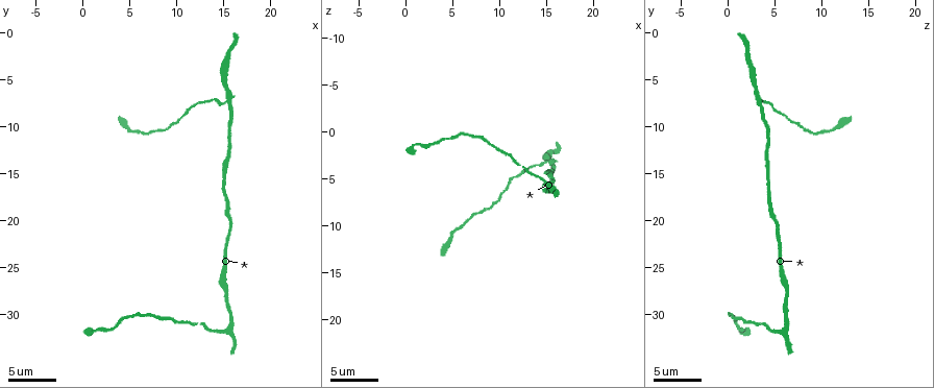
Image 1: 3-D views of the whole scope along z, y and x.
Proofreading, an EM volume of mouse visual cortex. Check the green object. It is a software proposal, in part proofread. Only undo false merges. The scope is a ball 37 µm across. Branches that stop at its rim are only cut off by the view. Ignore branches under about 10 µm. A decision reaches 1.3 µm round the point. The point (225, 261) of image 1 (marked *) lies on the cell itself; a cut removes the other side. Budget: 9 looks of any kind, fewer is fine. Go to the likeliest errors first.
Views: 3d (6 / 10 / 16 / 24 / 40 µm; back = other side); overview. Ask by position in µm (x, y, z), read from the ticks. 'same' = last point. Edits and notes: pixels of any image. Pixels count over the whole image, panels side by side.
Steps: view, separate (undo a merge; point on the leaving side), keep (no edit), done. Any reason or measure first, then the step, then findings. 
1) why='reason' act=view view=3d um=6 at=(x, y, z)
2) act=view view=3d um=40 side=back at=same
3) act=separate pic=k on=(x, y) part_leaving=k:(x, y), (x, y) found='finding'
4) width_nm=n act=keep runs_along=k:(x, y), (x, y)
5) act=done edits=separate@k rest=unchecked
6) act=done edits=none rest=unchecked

why='thick turns thin' act=view view=3d um=10 at=(15.2, 15.0, 4.2)

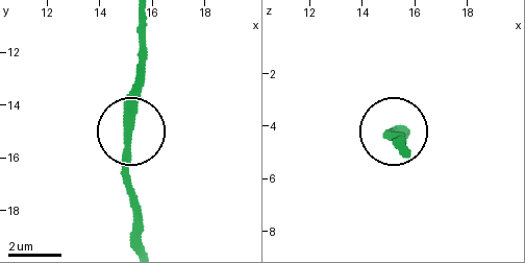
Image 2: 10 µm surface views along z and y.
act=keep runs_along=2:(141, 241), (125, 167), (139, 48) found='all the same cell'

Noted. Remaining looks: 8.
why='thick turns thin' act=view view=3d um=10 at=(15.4, 26.8, 6.4)

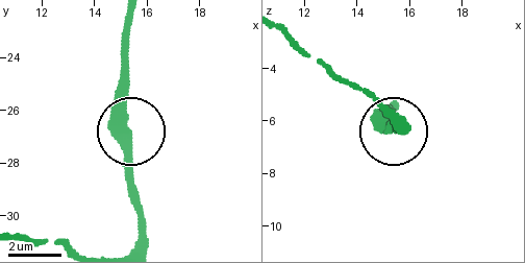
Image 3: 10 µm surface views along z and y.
act=view view=3d um=10 side=back at=same

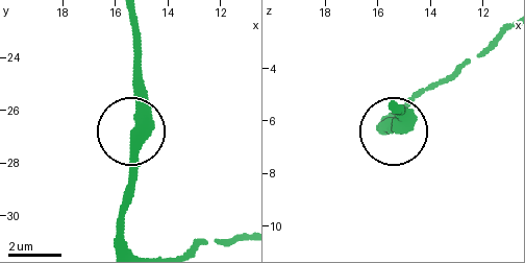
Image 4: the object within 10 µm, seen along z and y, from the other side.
width_nm=410 act=keep runs_along=4:(135, 68), (135, 173), (128, 205) found='continuous, no second cell'

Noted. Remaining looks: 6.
why='a narrow waist' act=view view=3d um=10 at=(12.8, 30.8, 3.8)

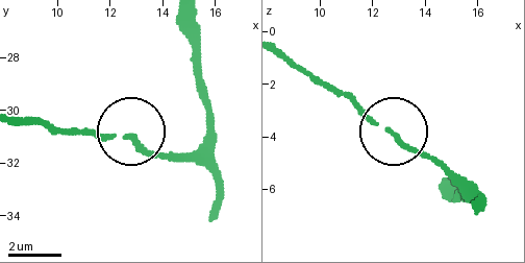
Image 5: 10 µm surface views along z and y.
width_nm=160 act=keep runs_along=5:(195, 21), (195, 149), (76, 136) found='continuous, no second cell'

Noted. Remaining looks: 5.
why='sudden change in width' act=view view=3d um=16 at=(15.8, 20.0, 5.2)

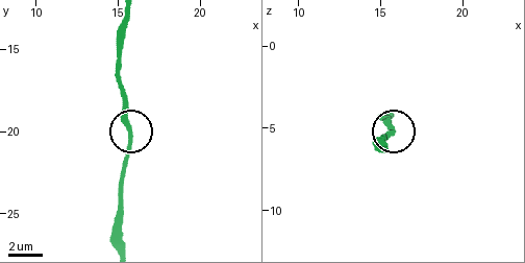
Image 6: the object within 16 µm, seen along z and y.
act=view view=3d um=6 at=(15.8, 19.9, 5.1)

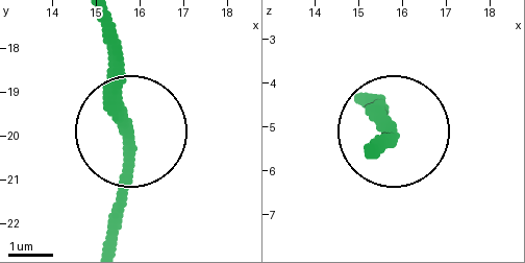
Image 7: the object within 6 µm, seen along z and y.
act=keep found='one cell here'

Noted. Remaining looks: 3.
act=done edits=none rest=unchecked

